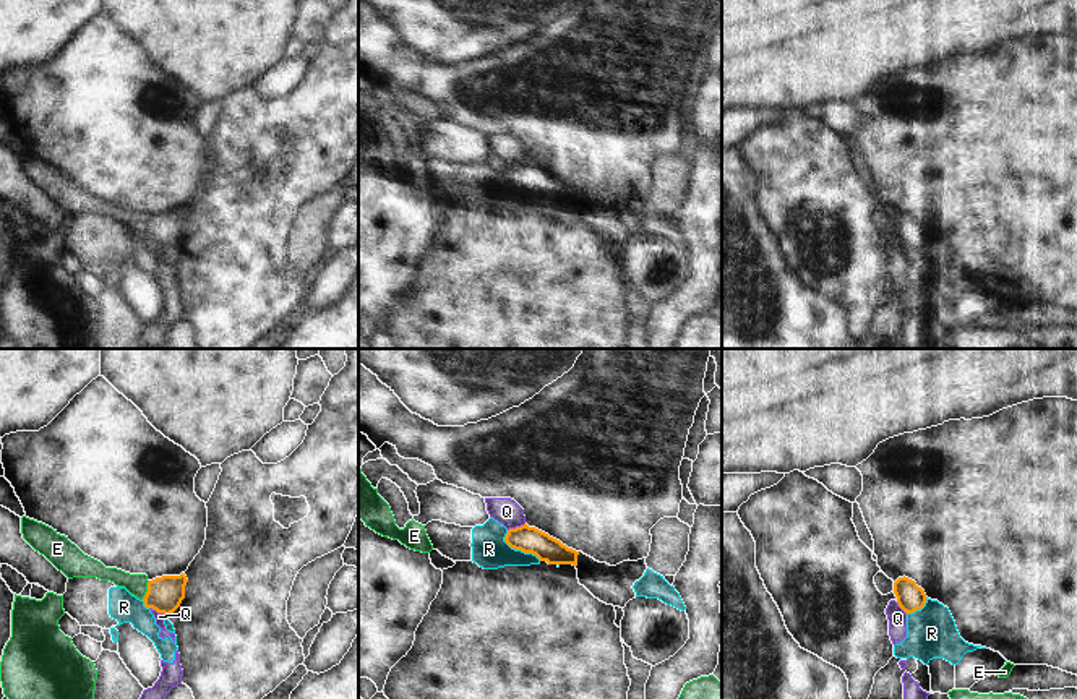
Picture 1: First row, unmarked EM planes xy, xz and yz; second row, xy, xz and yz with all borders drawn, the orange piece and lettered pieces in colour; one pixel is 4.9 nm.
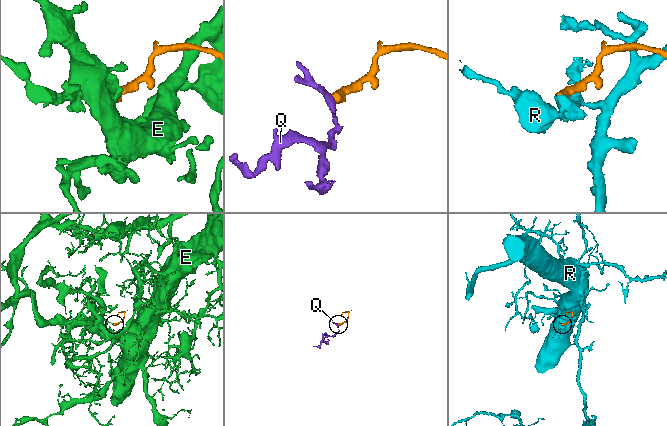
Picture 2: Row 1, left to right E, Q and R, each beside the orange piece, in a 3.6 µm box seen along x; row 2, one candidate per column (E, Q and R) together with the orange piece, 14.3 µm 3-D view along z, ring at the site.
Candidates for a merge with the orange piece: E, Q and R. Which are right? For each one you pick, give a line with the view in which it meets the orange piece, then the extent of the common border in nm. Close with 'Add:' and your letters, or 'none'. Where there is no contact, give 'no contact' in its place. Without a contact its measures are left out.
E: meets orange in xy; contact 100 nm long
Add: E

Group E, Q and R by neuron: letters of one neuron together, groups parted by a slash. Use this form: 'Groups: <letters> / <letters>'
Groups: E / Q / R.

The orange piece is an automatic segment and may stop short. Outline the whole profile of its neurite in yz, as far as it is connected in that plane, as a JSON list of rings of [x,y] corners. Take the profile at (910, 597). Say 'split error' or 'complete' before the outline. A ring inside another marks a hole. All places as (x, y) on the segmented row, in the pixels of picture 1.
complete | [[[899,577],[894,582],[894,594],[897,597],[899,607],[908,615],[921,610],[926,603],[926,594],[915,581],[908,577]]]

